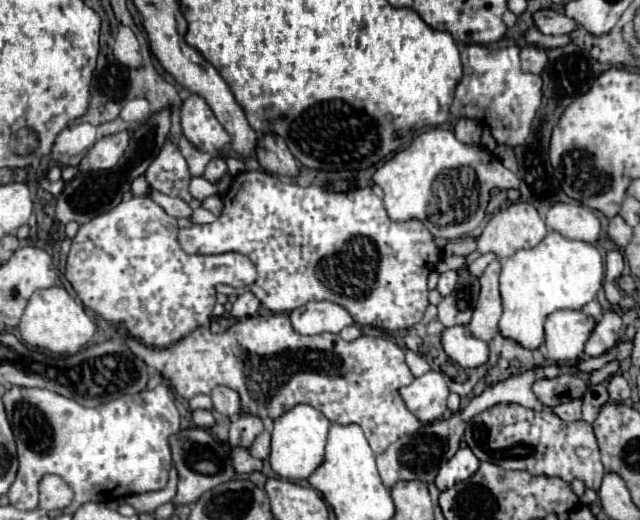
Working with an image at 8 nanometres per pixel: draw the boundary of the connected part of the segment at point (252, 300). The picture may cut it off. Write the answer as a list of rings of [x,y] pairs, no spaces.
[[[243,293],[243,295],[239,295],[239,299],[233,303],[233,309],[231,309],[231,317],[237,317],[237,319],[241,319],[241,317],[249,317],[249,315],[255,315],[257,313],[257,309],[259,309],[259,305],[261,305],[261,301],[253,295],[253,293]]]

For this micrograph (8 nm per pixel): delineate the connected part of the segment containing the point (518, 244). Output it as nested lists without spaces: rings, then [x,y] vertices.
[[[511,203],[507,205],[505,209],[501,209],[497,215],[493,215],[485,229],[481,231],[479,235],[479,245],[477,245],[477,251],[469,257],[469,259],[475,259],[483,253],[495,253],[497,257],[505,259],[505,257],[511,257],[513,253],[517,253],[519,249],[529,249],[529,247],[535,247],[539,245],[539,241],[543,241],[543,237],[547,235],[547,227],[545,227],[545,221],[539,217],[537,209],[529,203]]]

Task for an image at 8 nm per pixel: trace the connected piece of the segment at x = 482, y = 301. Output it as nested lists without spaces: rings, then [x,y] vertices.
[[[493,261],[479,277],[481,295],[475,305],[473,319],[467,325],[471,335],[479,337],[481,341],[491,341],[499,333],[497,323],[499,323],[499,317],[503,311],[503,305],[501,305],[503,301],[501,301],[501,293],[499,293],[499,269],[501,269],[499,261]]]

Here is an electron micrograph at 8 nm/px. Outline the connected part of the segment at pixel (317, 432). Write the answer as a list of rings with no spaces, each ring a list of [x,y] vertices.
[[[295,405],[291,411],[273,421],[273,437],[271,437],[271,467],[273,471],[289,481],[303,481],[323,463],[327,433],[331,423],[323,413],[319,413],[311,405]]]

